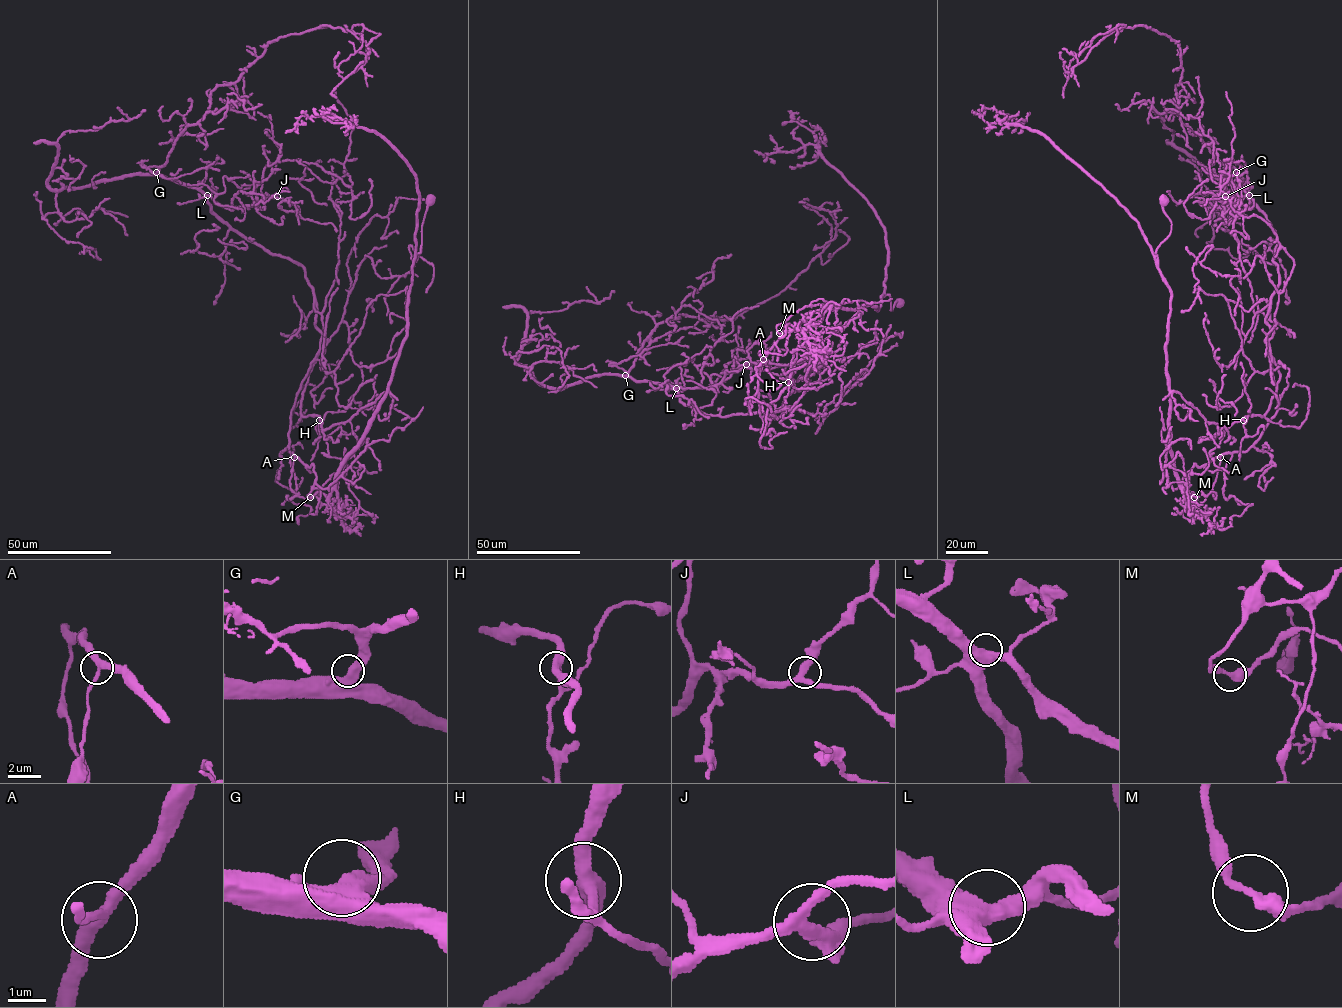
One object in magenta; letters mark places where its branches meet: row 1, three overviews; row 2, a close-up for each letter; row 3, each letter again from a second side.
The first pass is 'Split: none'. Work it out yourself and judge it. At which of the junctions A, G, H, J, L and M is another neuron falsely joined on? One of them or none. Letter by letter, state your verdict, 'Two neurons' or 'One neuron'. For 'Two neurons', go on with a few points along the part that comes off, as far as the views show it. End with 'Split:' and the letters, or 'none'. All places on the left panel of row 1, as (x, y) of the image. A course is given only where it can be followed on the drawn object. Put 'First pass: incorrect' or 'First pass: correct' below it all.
A: One neuron
G: One neuron
H: One neuron
J: One neuron
L: One neuron
M: Two neurons. Course of the part to remove: (309, 497), (328, 496), (385, 397), (406, 335), (419, 196), (416, 176), (372, 130), (301, 116), (285, 133)
Split: M
First pass: incorrect

